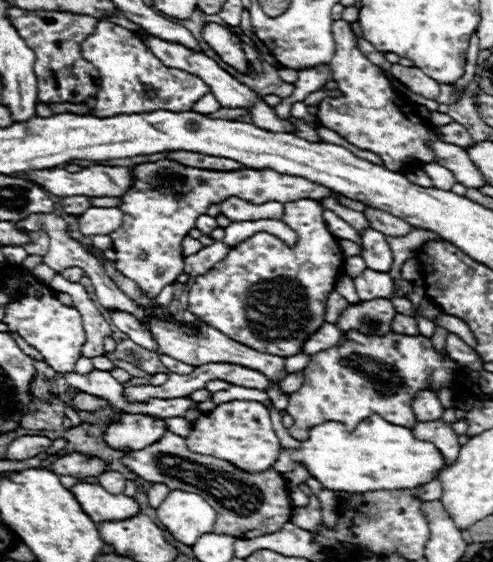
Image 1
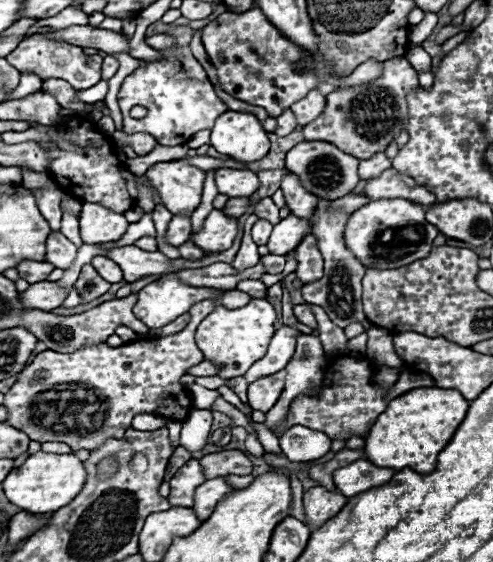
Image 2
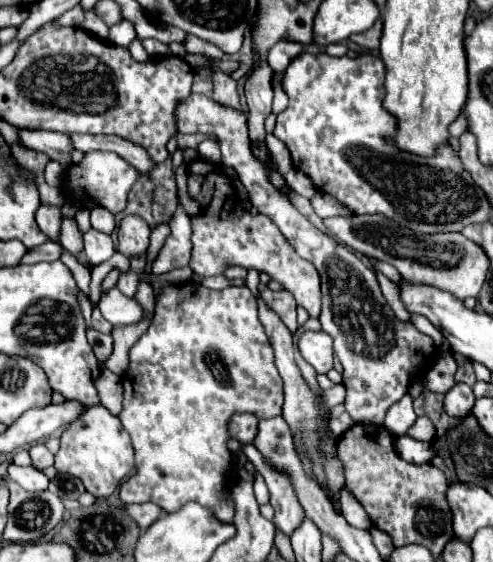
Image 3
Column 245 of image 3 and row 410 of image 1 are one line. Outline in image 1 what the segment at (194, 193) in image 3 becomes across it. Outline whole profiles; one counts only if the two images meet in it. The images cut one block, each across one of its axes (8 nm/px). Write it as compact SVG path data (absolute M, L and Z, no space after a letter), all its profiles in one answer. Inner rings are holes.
M232 400L220 404L210 414L200 416L196 420L196 426L192 426L192 432L188 434L186 444L196 454L228 460L244 472L266 472L268 468L272 468L282 448L278 436L274 434L268 408L252 400Z

